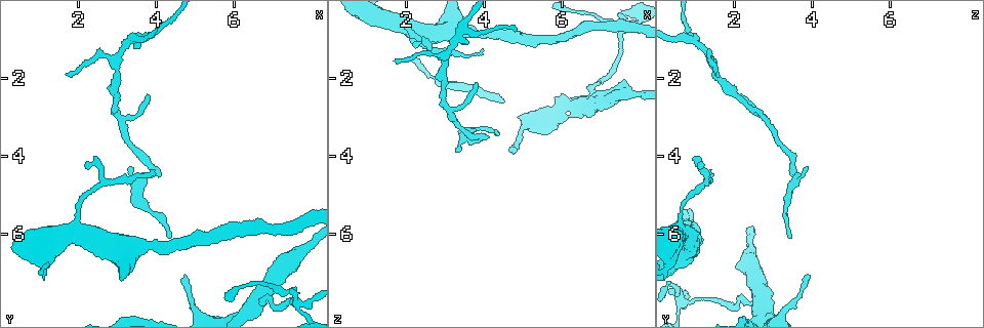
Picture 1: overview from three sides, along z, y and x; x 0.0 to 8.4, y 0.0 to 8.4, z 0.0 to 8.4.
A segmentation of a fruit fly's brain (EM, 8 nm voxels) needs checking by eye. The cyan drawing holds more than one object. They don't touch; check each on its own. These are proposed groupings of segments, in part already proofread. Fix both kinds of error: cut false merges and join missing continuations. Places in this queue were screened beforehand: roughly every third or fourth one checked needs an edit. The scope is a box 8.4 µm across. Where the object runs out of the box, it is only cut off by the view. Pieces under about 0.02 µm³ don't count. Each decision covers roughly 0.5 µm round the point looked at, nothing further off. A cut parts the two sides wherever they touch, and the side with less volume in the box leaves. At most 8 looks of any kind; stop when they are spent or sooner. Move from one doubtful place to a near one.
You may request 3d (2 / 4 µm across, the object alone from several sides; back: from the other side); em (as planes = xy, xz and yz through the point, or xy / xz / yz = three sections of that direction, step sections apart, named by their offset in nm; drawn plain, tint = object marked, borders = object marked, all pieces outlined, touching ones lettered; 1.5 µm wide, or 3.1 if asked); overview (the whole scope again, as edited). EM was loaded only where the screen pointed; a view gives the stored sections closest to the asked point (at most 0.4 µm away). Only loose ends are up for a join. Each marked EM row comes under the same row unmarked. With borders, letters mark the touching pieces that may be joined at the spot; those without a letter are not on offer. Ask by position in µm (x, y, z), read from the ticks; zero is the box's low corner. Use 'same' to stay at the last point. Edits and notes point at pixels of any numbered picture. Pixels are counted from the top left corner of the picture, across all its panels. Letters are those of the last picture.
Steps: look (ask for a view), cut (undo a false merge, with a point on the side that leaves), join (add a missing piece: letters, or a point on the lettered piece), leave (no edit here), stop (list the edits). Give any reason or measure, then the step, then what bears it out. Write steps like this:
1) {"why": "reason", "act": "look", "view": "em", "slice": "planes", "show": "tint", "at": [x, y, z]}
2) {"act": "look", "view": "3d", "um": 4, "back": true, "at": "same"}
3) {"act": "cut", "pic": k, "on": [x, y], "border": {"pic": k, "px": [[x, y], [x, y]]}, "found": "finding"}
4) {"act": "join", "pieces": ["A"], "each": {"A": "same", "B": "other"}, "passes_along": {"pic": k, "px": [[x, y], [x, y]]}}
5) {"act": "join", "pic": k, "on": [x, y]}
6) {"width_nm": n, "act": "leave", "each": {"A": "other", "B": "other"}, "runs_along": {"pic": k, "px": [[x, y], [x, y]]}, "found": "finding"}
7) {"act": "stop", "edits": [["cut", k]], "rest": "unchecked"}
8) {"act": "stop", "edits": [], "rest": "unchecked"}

{"why": "thin end", "act": "look", "view": "3d", "um": 2, "at": [4.40, 6.10, 3.35]}

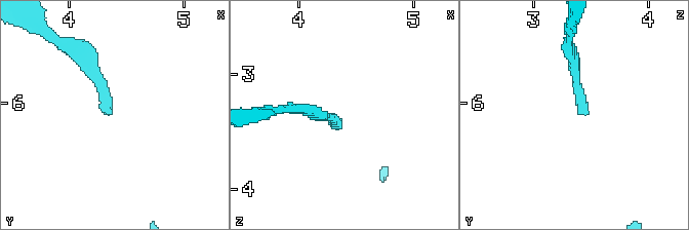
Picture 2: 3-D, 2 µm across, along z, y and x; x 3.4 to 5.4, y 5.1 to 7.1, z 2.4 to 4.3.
{"why": "shape alone is not enough", "act": "look", "view": "em", "slice": "planes", "show": "borders", "at": [4.38, 6.06, 3.38]}

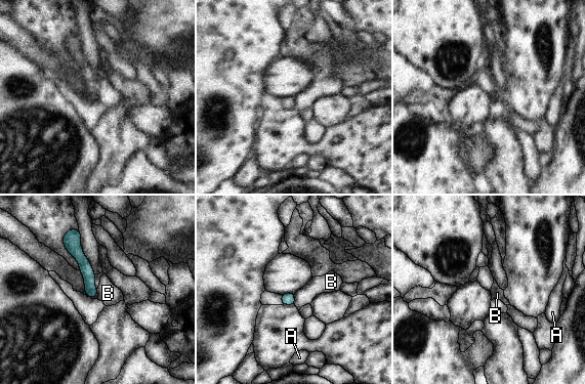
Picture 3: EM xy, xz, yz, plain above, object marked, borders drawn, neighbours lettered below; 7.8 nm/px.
{"act": "leave", "each": {"A": "other", "B": "other"}, "runs_along": {"pic": 3, "px": [[76, 236], [92, 294]]}, "found": "none of them fits"}

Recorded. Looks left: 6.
{"why": "tapers out", "act": "look", "view": "3d", "um": 2, "at": [1.70, 1.90, 1.60]}

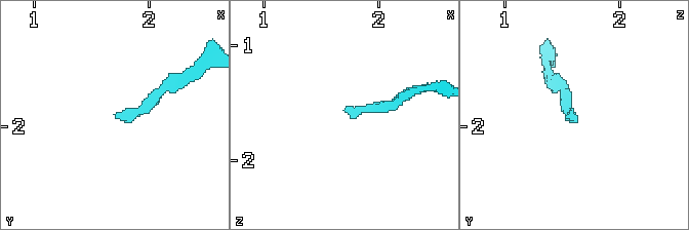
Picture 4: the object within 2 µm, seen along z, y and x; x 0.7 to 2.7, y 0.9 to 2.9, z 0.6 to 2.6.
{"act": "look", "view": "em", "slice": "planes", "show": "tint", "at": [1.72, 1.94, 1.56]}

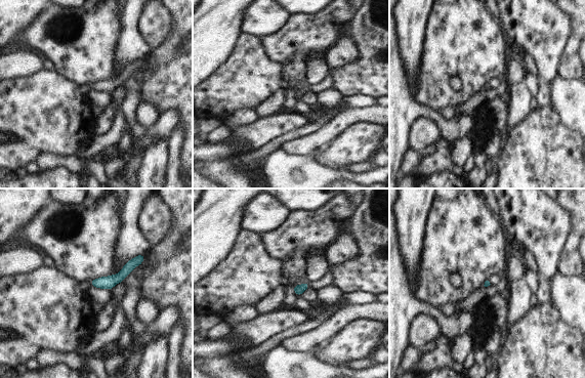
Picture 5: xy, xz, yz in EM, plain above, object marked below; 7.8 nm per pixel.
{"act": "look", "view": "em", "slice": "planes", "show": "borders", "at": "same"}

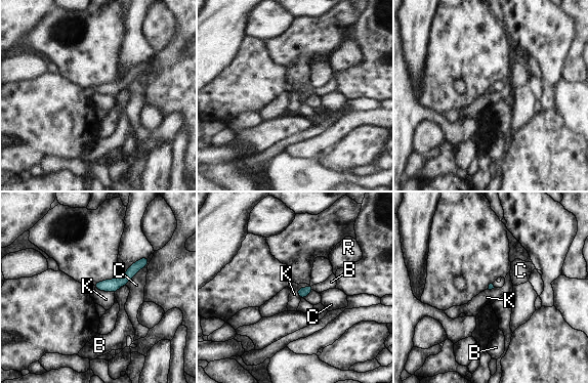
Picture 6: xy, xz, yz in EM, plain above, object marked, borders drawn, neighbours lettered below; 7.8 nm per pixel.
{"act": "leave", "each": {"B": "other", "C": "other", "K": "other", "R": "other"}, "border": {"pic": 6, "px": [[308, 285], [297, 290], [300, 299]]}, "found": "none of them fits"}

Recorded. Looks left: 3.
{"why": "three arms meet", "act": "look", "view": "em", "slice": "planes", "show": "borders", "at": [7.65, 7.70, 0.70]}

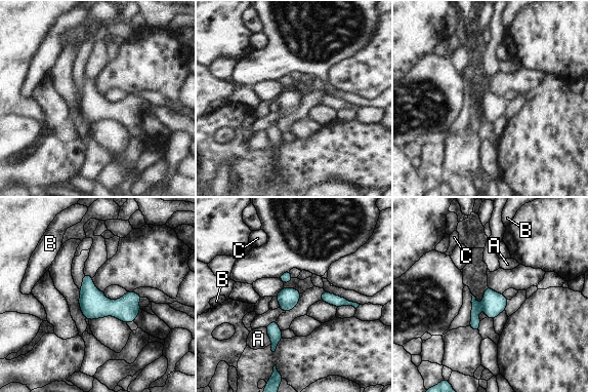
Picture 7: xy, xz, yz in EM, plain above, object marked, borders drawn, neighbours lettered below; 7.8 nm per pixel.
{"act": "cut", "pic": 7, "on": [475, 320], "each": {"A": "other", "B": "other", "C": "other"}, "border": {"pic": 7, "px": [[479, 305], [481, 308]]}, "found": "two neurons meet here"}

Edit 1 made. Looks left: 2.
{"act": "stop", "edits": [["cut", 7]], "rest": "unchecked"}

